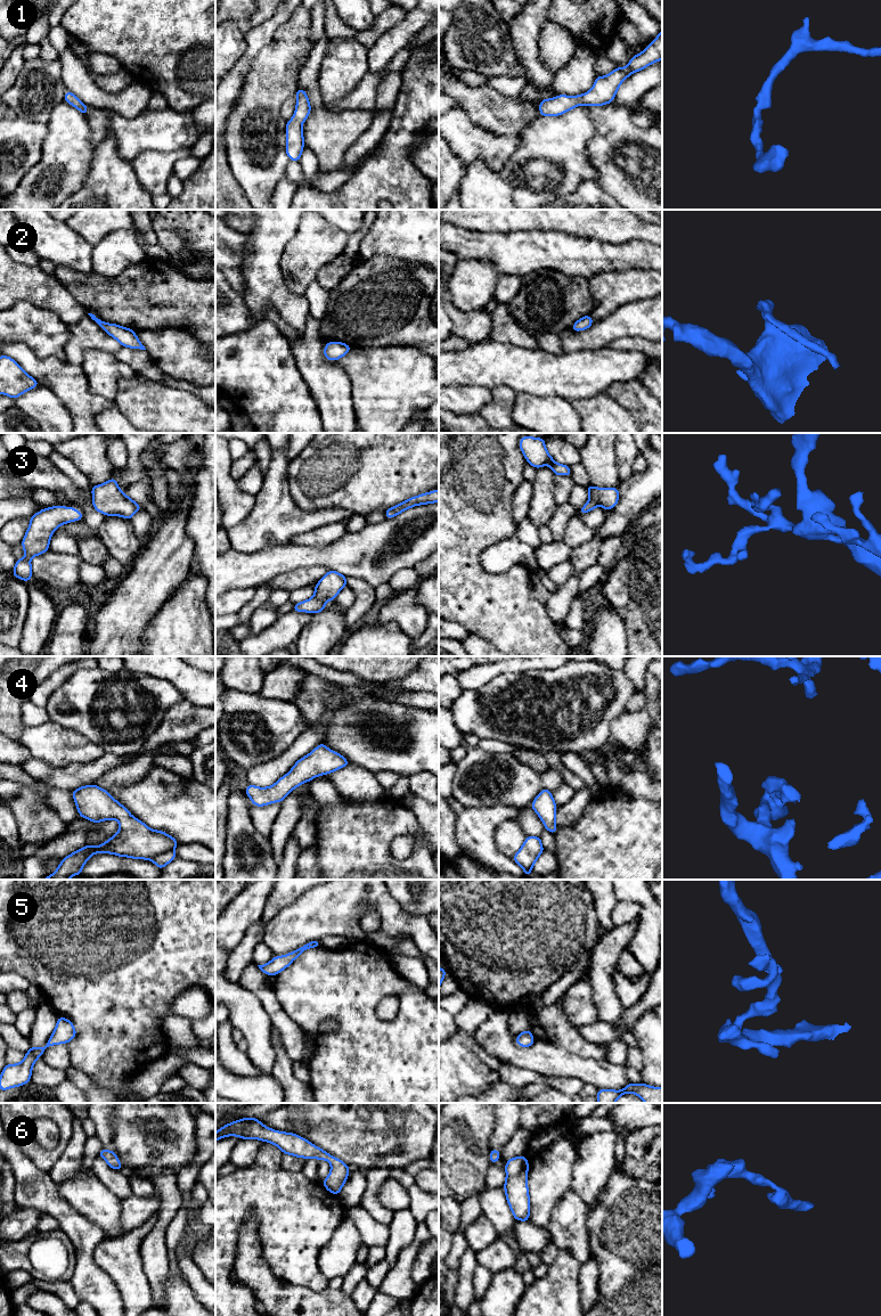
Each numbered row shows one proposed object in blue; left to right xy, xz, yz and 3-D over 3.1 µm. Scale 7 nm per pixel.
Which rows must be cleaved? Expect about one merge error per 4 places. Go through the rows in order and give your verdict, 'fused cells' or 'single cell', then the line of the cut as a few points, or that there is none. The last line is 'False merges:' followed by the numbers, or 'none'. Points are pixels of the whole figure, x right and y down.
1: single cell | no cut
2: single cell | no cut
3: single cell | no cut
4: single cell | no cut
5: single cell | no cut
6: single cell | no cut
False merges: none

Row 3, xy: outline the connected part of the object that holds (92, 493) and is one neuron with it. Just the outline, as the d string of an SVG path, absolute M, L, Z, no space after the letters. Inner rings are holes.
M116 477L92 487L91 492L93 508L106 516L115 515L131 520L139 509L142 509L139 504L121 491Z

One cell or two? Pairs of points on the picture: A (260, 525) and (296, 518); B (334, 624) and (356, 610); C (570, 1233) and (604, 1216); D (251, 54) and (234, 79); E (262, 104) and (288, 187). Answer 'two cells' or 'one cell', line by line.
A: one cell
B: two cells
C: two cells
D: one cell
E: two cells

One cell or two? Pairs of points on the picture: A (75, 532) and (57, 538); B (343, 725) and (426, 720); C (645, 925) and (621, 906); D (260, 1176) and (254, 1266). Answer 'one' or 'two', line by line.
A: two
B: one
C: two
D: two

